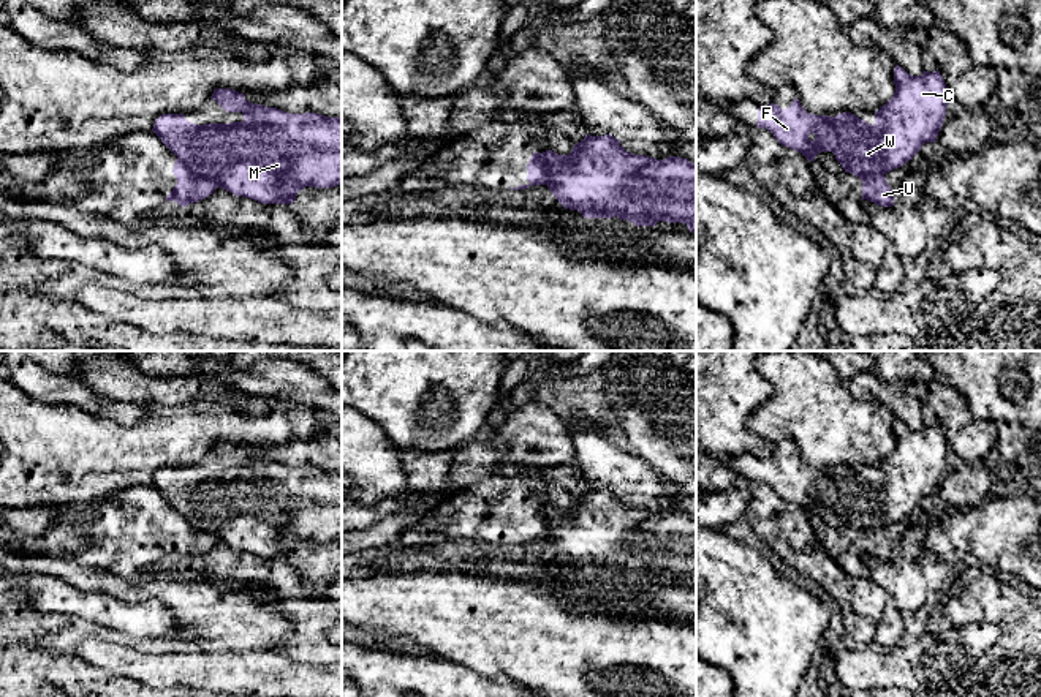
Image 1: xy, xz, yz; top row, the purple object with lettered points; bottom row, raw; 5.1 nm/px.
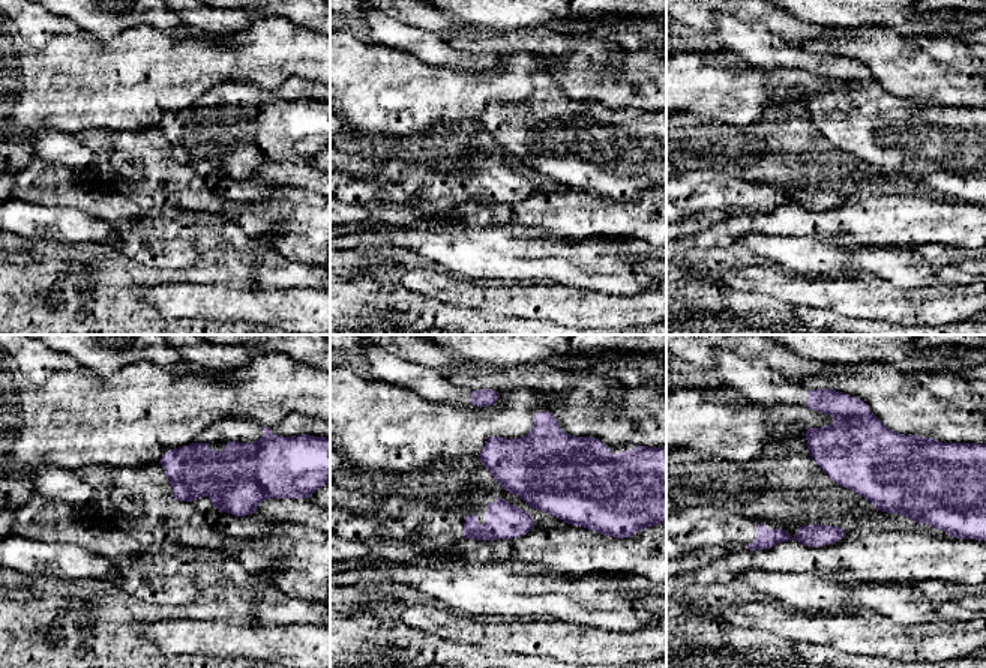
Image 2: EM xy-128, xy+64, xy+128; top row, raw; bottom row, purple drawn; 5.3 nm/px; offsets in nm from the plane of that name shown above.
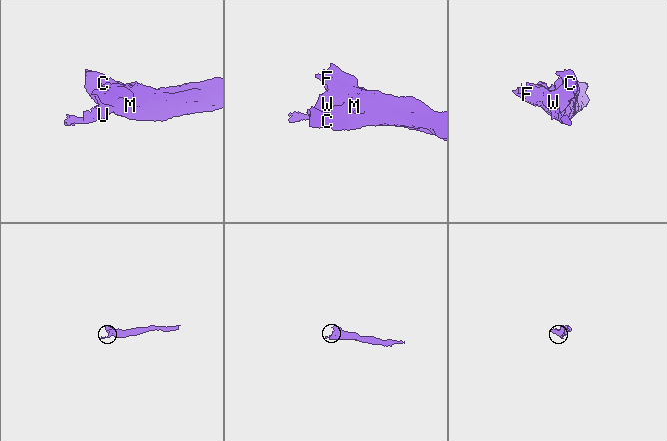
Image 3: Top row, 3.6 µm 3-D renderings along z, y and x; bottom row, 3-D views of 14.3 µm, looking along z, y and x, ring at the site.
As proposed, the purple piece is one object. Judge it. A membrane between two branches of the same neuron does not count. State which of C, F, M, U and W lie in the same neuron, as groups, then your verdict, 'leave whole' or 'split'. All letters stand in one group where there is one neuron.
groups C F M W / U; split

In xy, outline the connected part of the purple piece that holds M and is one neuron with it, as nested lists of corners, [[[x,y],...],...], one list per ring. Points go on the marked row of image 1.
[[[215,89],[212,96],[225,111],[242,112],[242,122],[196,125],[184,114],[160,115],[152,131],[196,175],[220,188],[261,204],[293,204],[305,186],[342,185],[342,117],[315,112],[290,114],[248,103],[244,93]]]

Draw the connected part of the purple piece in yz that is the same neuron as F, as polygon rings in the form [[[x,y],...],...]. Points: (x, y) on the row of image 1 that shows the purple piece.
[[[902,66],[894,68],[894,96],[875,112],[875,123],[842,112],[835,117],[808,114],[799,100],[788,109],[770,103],[758,109],[756,126],[769,130],[778,144],[815,161],[820,152],[832,152],[845,172],[854,175],[888,174],[910,161],[926,142],[935,142],[944,122],[949,90],[940,71],[908,74]]]

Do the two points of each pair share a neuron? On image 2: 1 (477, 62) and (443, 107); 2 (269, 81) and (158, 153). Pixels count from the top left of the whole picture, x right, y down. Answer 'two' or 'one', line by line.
1: two
2: two

